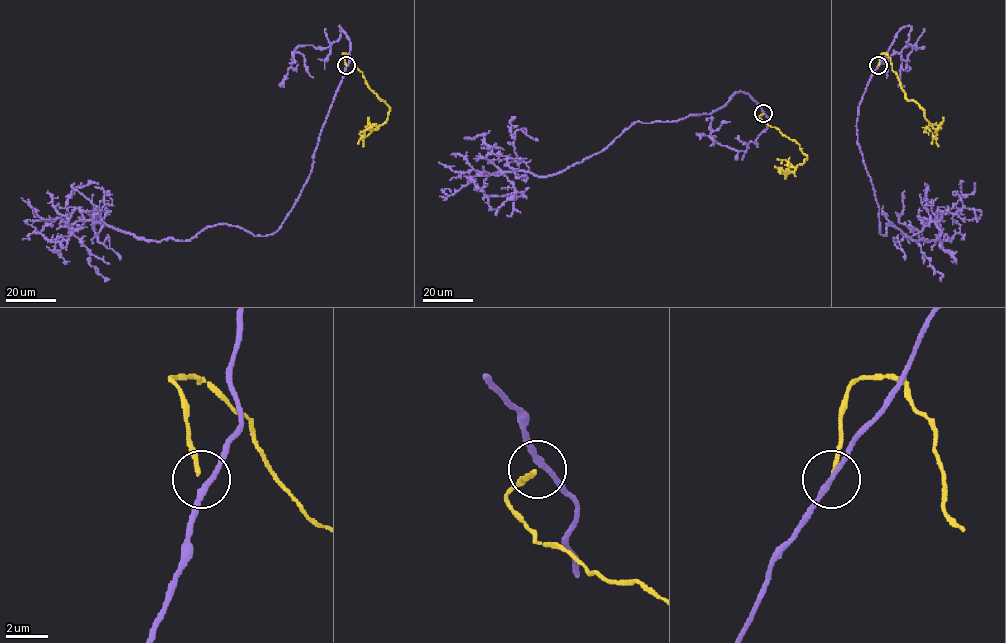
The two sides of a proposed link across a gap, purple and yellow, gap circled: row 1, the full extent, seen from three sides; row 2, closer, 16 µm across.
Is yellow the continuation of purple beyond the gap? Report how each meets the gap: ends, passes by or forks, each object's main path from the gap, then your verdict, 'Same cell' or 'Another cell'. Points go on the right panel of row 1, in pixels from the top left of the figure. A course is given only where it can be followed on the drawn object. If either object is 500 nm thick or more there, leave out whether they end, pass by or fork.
At the ring purple passes by. At the ring yellow ends. Course of purple: (878, 66), (856, 126), (879, 232), (887, 223), (935, 241), (936, 219), (919, 244), (939, 279). Course of yellow: (878, 65), (879, 56), (887, 54), (905, 97), (914, 100), (937, 129), (938, 146). Another cell

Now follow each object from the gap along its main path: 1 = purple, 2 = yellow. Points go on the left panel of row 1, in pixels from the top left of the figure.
1: (346, 66), (277, 230), (218, 223), (188, 241), (146, 241), (77, 220), (67, 229), (109, 279)
2: (345, 65), (342, 54), (349, 56), (363, 72), (368, 86), (390, 108), (387, 119), (364, 136), (363, 146)

